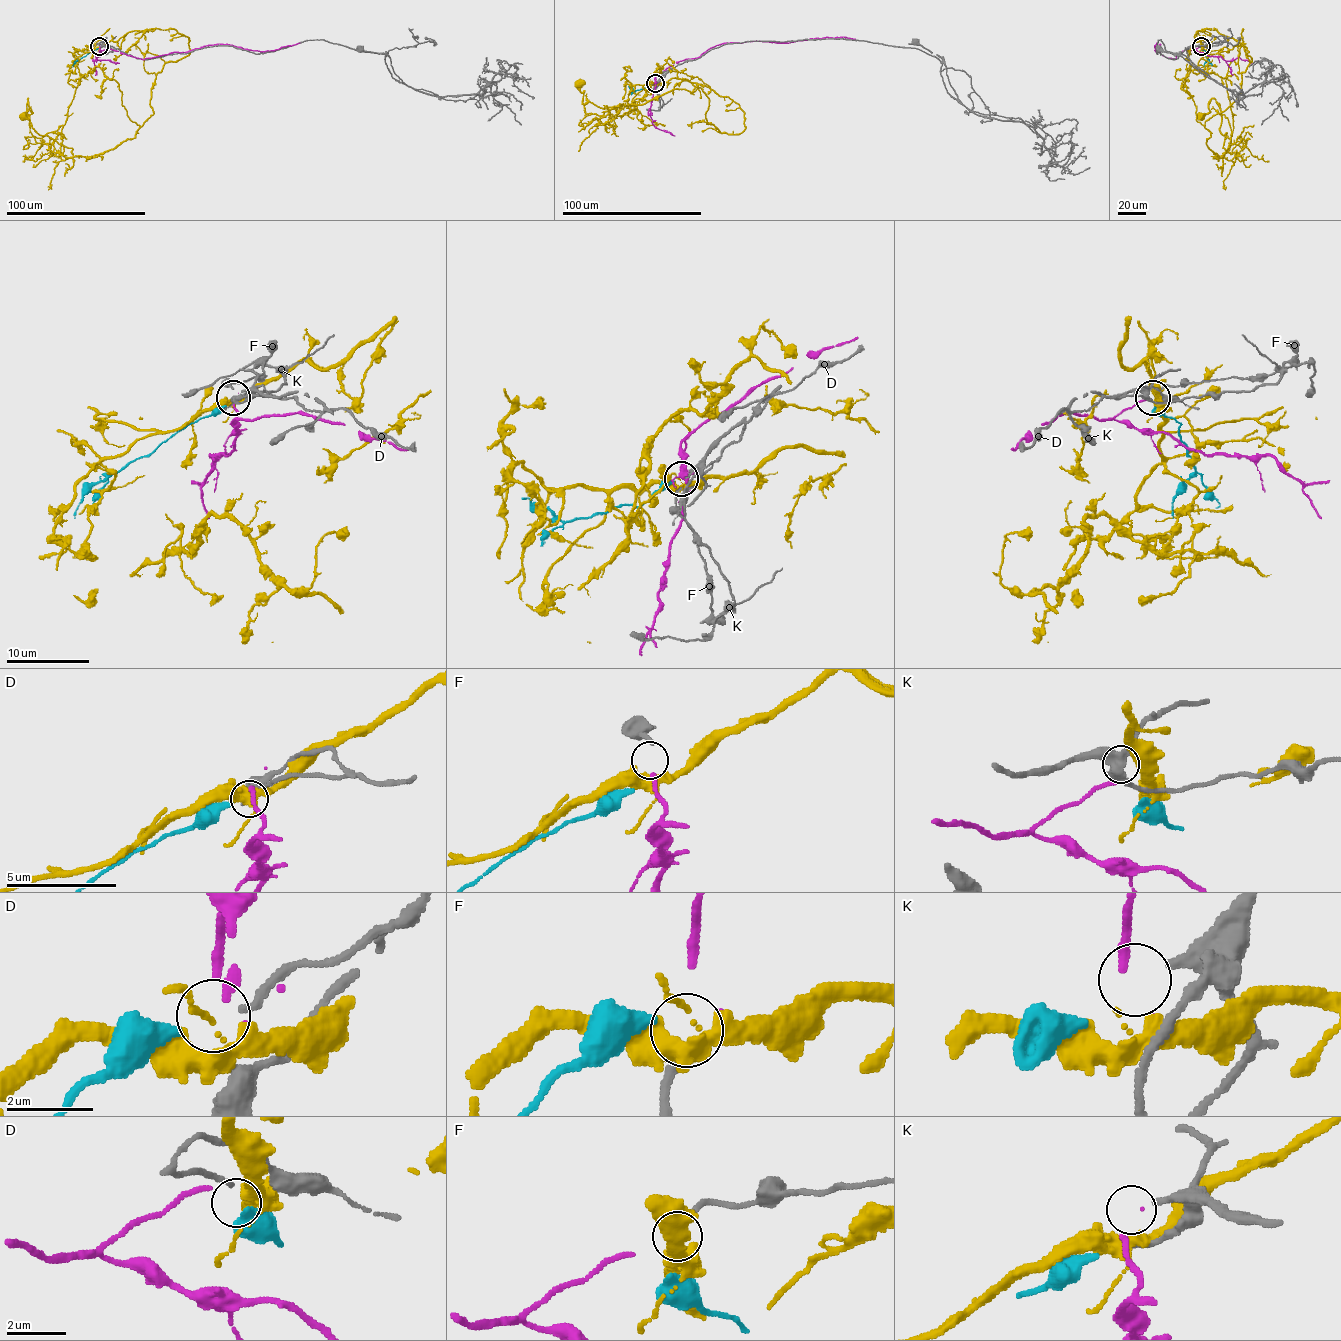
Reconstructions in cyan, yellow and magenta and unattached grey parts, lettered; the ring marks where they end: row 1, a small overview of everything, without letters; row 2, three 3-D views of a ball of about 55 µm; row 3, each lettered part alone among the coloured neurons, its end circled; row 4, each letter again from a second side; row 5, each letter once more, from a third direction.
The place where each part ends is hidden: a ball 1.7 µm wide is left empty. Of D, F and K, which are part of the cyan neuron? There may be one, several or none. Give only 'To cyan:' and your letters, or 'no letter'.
To cyan: D

